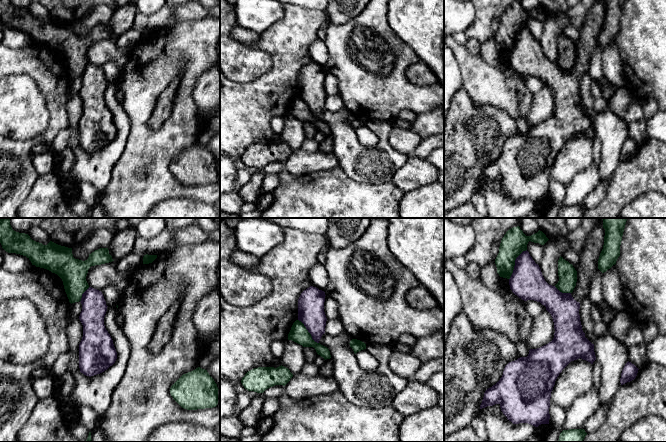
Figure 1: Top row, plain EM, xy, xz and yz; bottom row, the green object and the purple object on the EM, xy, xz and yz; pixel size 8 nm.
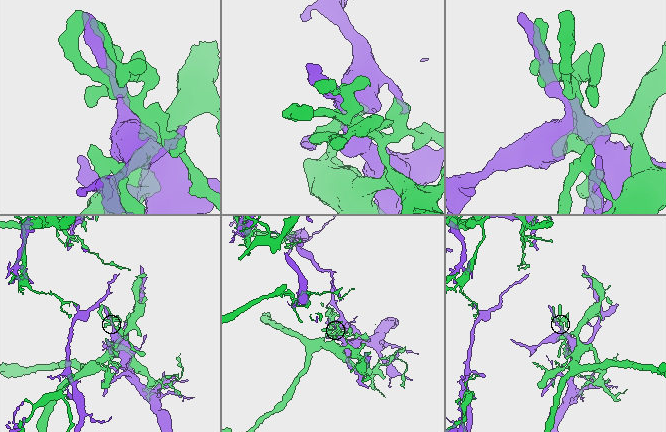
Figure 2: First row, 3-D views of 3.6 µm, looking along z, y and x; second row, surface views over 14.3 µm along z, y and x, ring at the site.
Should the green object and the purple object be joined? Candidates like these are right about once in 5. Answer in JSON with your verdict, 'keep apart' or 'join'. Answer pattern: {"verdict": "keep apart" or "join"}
{"verdict": "keep apart"}

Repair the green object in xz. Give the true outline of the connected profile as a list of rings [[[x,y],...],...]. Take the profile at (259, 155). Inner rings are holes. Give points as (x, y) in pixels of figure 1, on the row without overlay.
[[[282,141],[277,144],[258,143],[248,147],[241,159],[248,167],[263,169],[275,161],[285,162],[292,153],[290,146]]]

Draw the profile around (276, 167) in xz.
[[[275,161],[266,165],[262,171],[265,174],[279,174],[282,170],[284,170],[284,162],[283,161]]]

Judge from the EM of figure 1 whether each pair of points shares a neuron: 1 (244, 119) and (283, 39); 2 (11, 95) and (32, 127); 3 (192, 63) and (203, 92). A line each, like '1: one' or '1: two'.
1: one
2: one
3: two

